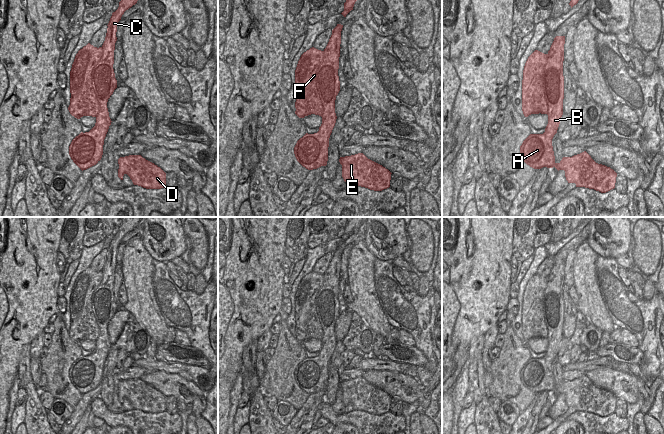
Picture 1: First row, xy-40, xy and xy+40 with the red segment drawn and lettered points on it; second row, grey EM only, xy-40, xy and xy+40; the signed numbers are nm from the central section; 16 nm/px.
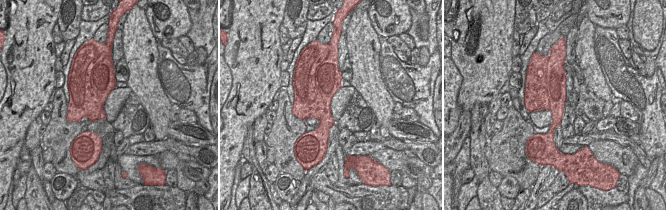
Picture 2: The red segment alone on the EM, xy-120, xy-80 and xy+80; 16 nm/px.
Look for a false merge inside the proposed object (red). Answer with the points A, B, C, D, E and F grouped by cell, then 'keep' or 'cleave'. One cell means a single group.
A B C D E / F; cleave

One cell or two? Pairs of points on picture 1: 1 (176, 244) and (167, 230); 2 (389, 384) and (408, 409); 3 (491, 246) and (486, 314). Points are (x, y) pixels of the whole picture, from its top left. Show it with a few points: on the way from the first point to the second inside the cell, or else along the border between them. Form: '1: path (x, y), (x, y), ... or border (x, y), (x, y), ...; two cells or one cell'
1: path (174, 241), (168, 233); one cell
2: border (416, 400), (411, 403), (403, 402); two cells
3: path (490, 263), (490, 280), (486, 284), (486, 297); one cell

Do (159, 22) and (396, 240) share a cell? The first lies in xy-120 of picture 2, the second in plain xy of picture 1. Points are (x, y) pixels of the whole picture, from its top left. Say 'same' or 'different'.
same

